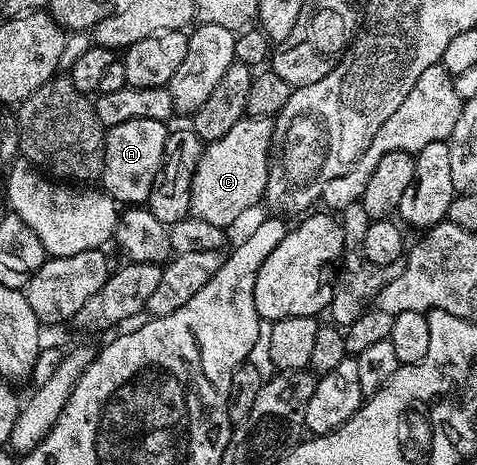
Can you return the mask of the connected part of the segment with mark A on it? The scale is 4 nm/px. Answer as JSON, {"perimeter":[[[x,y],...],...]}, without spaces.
{"perimeter":[[[127,120],[127,124],[115,124],[106,129],[100,185],[105,193],[113,197],[114,202],[118,204],[148,203],[151,184],[155,184],[155,176],[159,172],[161,161],[165,159],[165,141],[168,135],[166,123],[159,120]]]}

